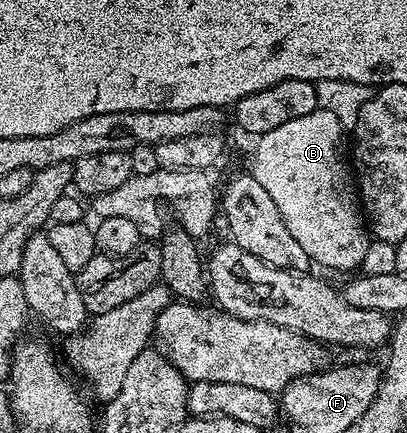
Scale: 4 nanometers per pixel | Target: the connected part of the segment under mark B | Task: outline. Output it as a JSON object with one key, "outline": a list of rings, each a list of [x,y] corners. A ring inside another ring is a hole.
{"outline":[[[319,107],[314,114],[282,122],[282,126],[270,130],[270,134],[259,136],[255,144],[250,174],[263,186],[266,194],[270,194],[274,206],[278,206],[278,214],[282,214],[282,222],[286,222],[286,230],[290,230],[290,234],[294,234],[298,241],[298,246],[306,250],[309,261],[313,265],[321,264],[324,268],[337,268],[340,272],[351,273],[359,269],[366,258],[370,232],[358,203],[354,172],[346,159],[345,125],[340,124],[338,118],[330,114],[330,110]]]}

